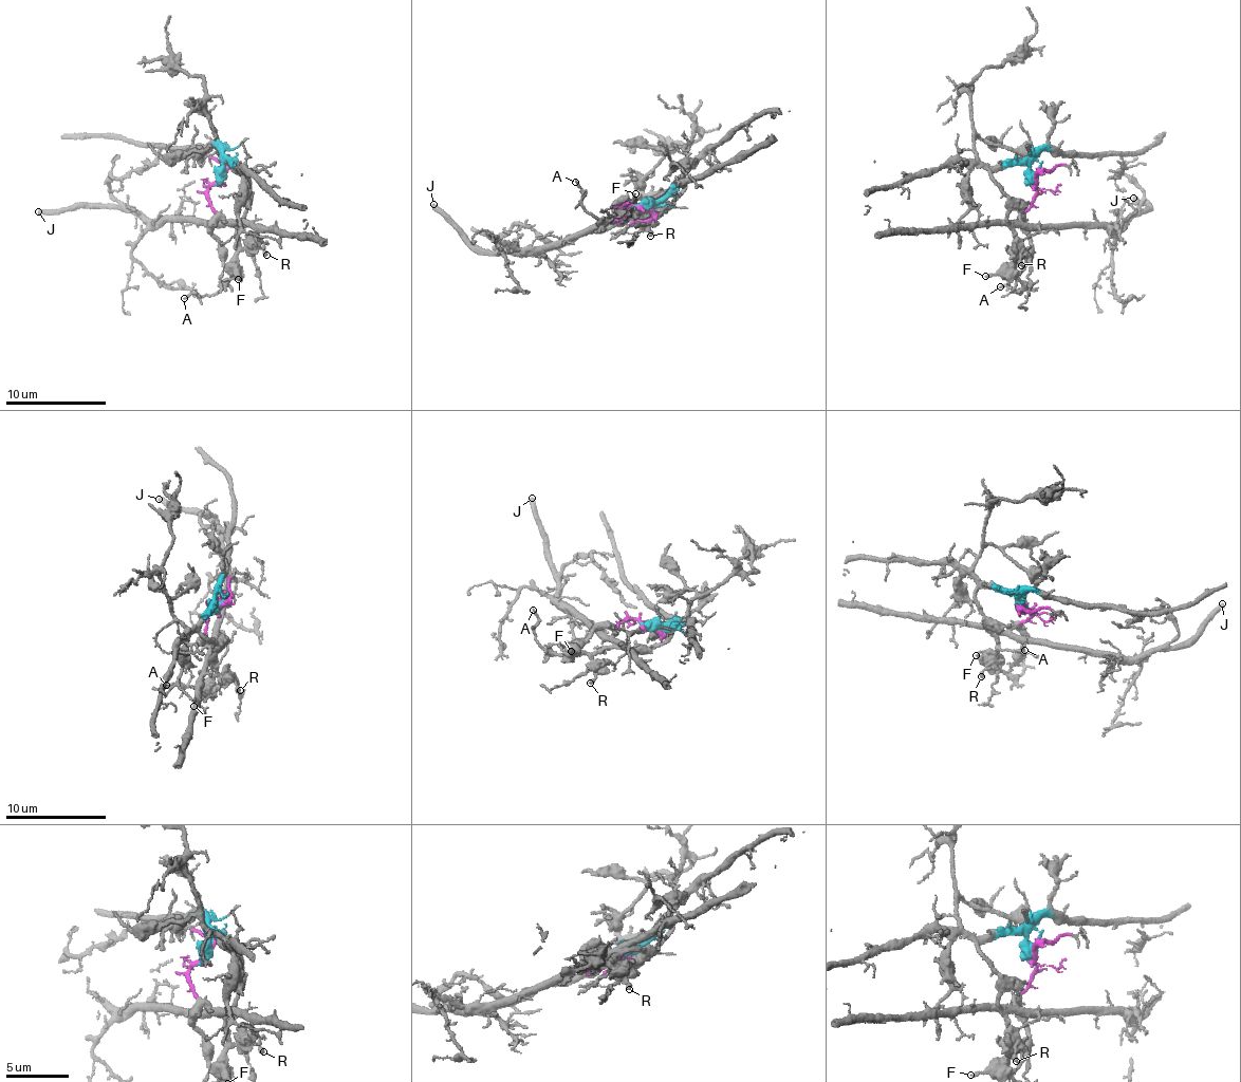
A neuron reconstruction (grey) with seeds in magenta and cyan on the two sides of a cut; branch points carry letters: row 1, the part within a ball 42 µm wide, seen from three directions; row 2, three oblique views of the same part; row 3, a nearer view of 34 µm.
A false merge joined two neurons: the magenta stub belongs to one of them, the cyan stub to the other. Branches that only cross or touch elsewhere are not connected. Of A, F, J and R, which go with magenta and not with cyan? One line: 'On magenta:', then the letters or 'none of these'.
On magenta: J

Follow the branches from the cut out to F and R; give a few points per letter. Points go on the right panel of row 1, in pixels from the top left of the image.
F: (1035, 180), (1035, 172), (1023, 164), (1001, 166), (991, 174), (1008, 198), (1007, 222), (1017, 255), (985, 277)
R: (1035, 180), (1035, 172), (1023, 164), (1001, 166), (991, 174), (1008, 198), (1007, 222), (1022, 265)

